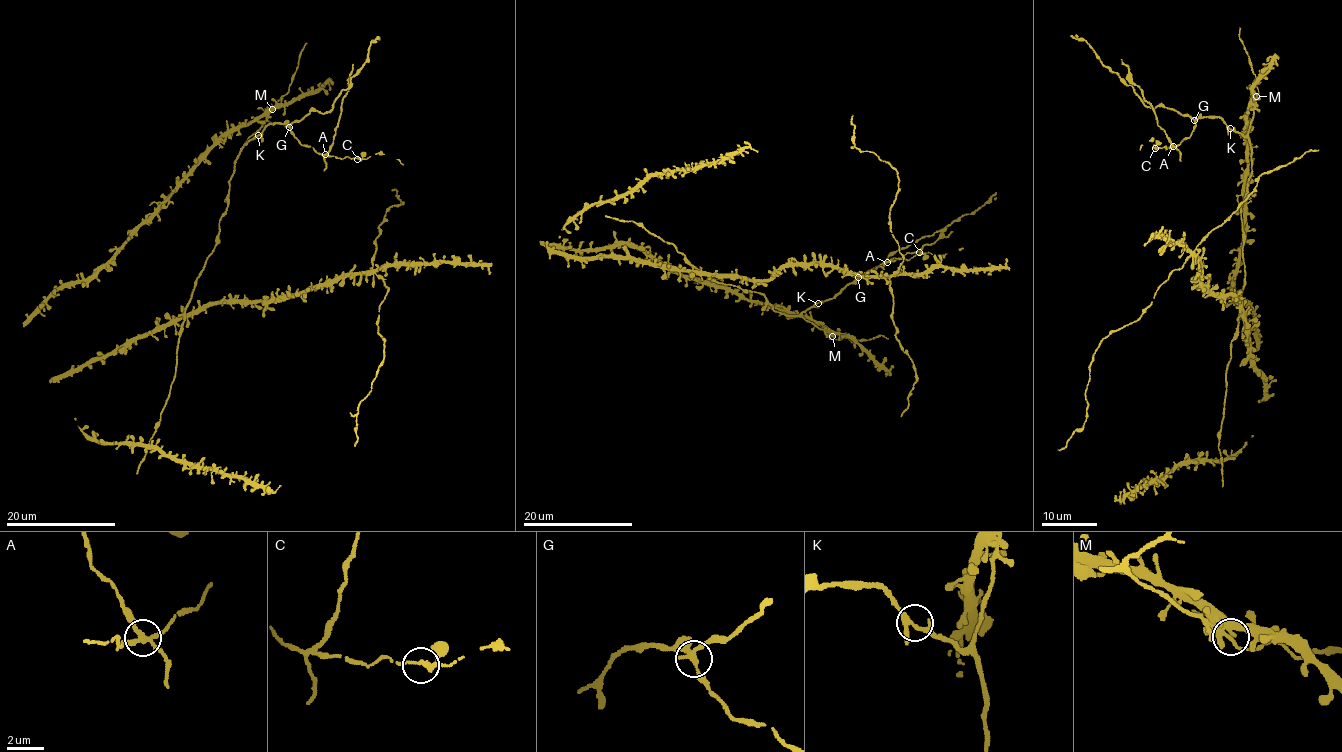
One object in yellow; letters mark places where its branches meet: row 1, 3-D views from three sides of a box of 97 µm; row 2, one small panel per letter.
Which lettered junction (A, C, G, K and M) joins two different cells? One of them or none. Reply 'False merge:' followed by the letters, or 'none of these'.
False merge: A

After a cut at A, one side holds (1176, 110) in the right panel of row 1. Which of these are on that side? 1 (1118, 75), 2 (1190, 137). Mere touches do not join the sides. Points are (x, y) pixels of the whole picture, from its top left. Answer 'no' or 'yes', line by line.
1: yes
2: yes

